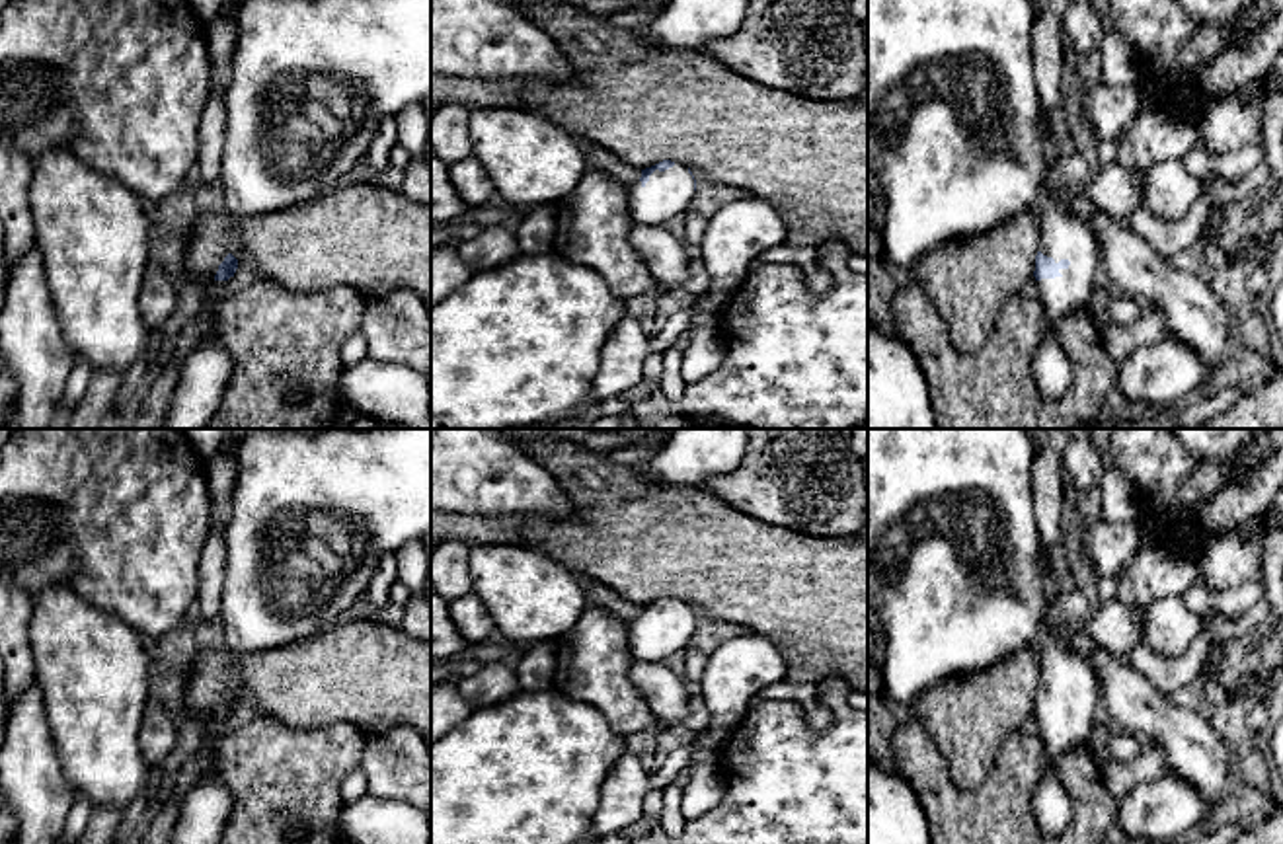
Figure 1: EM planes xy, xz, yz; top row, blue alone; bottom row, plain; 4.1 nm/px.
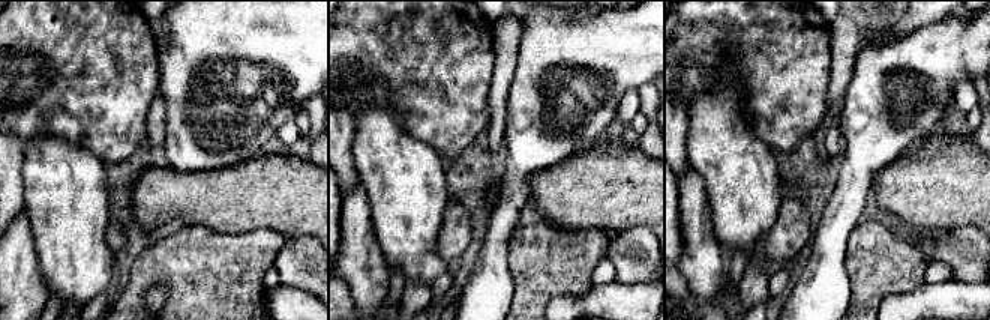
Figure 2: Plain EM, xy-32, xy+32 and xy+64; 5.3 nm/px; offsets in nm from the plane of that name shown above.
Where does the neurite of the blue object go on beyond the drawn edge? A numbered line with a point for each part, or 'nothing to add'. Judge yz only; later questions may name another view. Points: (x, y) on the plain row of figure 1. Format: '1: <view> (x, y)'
1: yz (954, 574)

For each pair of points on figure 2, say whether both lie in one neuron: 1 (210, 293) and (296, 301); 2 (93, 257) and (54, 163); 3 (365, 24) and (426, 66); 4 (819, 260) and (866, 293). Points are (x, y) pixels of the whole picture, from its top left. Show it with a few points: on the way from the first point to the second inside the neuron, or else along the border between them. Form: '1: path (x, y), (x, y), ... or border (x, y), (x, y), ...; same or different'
1: border (267, 289), (263, 304); different
2: path (69, 233), (65, 187); same
3: path (380, 39), (389, 48), (408, 48), (411, 51); same
4: border (845, 247), (845, 269), (851, 287), (849, 304); different

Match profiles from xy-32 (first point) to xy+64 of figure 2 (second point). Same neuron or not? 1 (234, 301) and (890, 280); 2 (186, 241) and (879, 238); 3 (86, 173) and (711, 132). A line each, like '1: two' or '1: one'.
1: one
2: one
3: one

